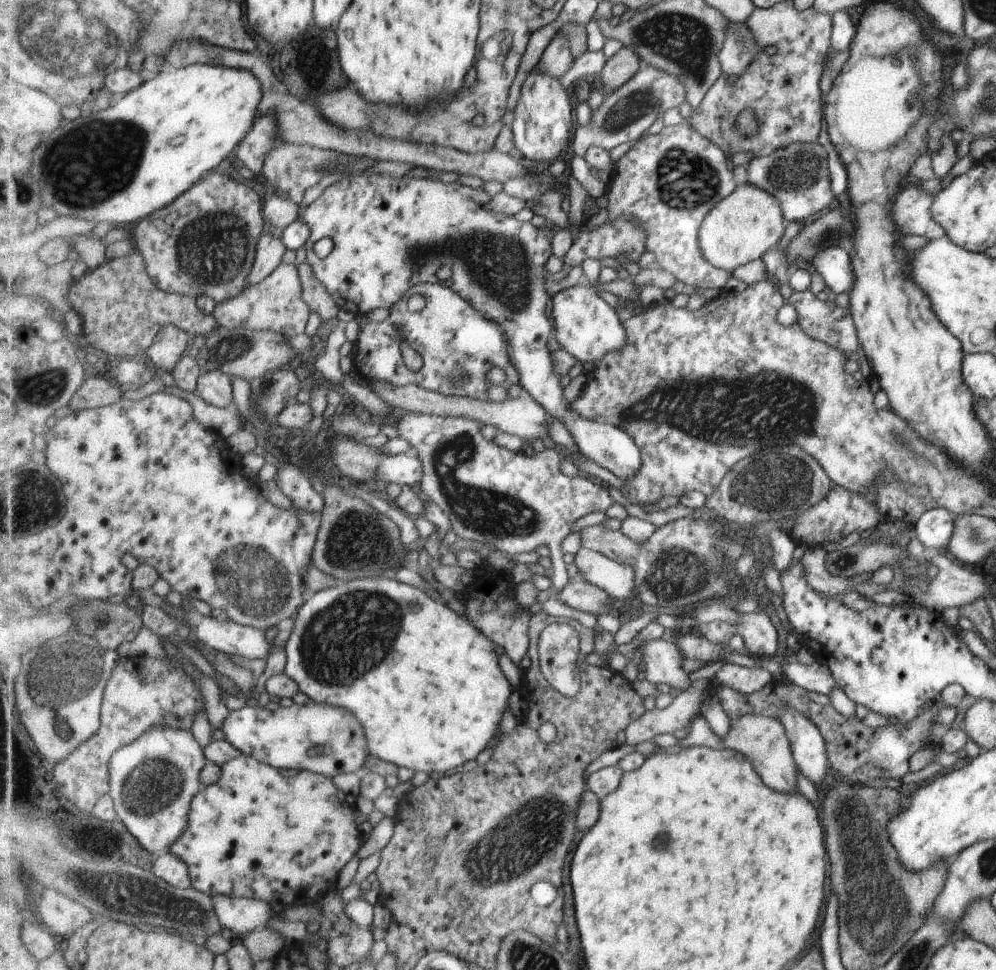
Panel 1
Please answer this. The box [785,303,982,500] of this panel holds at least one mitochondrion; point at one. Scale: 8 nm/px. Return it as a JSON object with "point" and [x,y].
{"point":[921,459]}

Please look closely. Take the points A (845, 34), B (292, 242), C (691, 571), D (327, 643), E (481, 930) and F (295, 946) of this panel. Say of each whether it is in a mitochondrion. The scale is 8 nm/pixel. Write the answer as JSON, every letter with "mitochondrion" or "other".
{"A":"other","B":"other","C":"mitochondrion","D":"mitochondrion","E":"other","F":"other"}

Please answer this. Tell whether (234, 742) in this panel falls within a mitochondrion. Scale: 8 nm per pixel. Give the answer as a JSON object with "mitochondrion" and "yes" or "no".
{"mitochondrion":"no"}

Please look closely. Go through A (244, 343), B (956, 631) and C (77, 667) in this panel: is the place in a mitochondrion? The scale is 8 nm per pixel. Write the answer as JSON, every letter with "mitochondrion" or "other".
{"A":"mitochondrion","B":"other","C":"mitochondrion"}

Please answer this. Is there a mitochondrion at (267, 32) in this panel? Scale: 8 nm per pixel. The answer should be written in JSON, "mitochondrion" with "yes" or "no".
{"mitochondrion":"no"}

